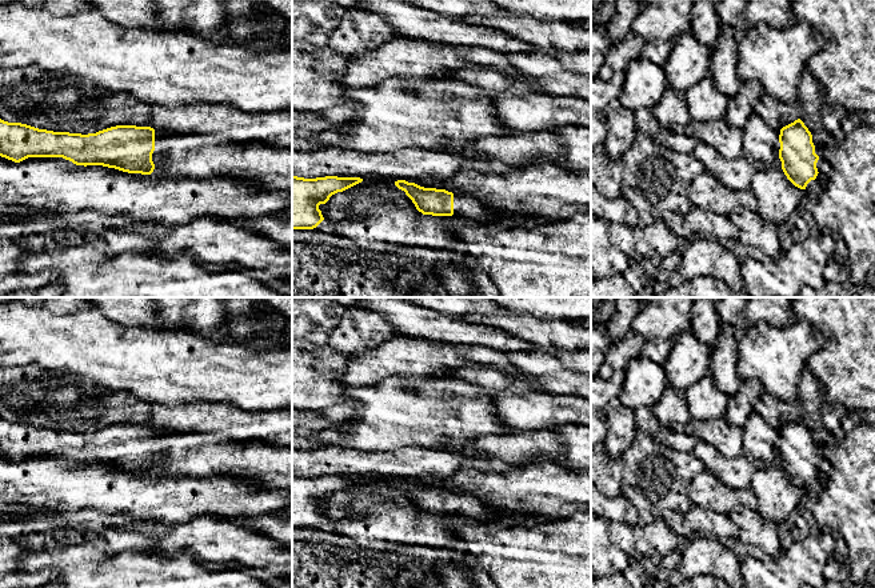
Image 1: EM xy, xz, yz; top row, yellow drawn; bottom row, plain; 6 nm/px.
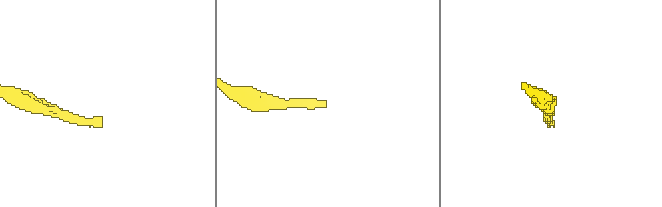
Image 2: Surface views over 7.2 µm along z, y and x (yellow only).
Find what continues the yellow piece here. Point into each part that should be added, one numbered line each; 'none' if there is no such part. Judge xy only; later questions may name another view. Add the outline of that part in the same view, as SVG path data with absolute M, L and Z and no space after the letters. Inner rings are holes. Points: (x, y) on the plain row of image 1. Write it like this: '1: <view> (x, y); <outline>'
1: xy (176, 454); M155 429L153 473L168 477L224 476L263 483L275 491L292 488L292 448L261 441L240 441L231 436L195 435L171 429Z

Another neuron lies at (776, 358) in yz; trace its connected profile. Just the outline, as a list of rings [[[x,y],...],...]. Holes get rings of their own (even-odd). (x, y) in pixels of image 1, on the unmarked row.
[[[804,320],[783,328],[759,321],[739,336],[738,376],[758,380],[768,395],[794,403],[807,361],[823,343],[824,335]]]

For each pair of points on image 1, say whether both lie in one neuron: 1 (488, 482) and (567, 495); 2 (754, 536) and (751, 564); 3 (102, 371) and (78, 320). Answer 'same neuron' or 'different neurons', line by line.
1: same neuron
2: different neurons
3: same neuron

